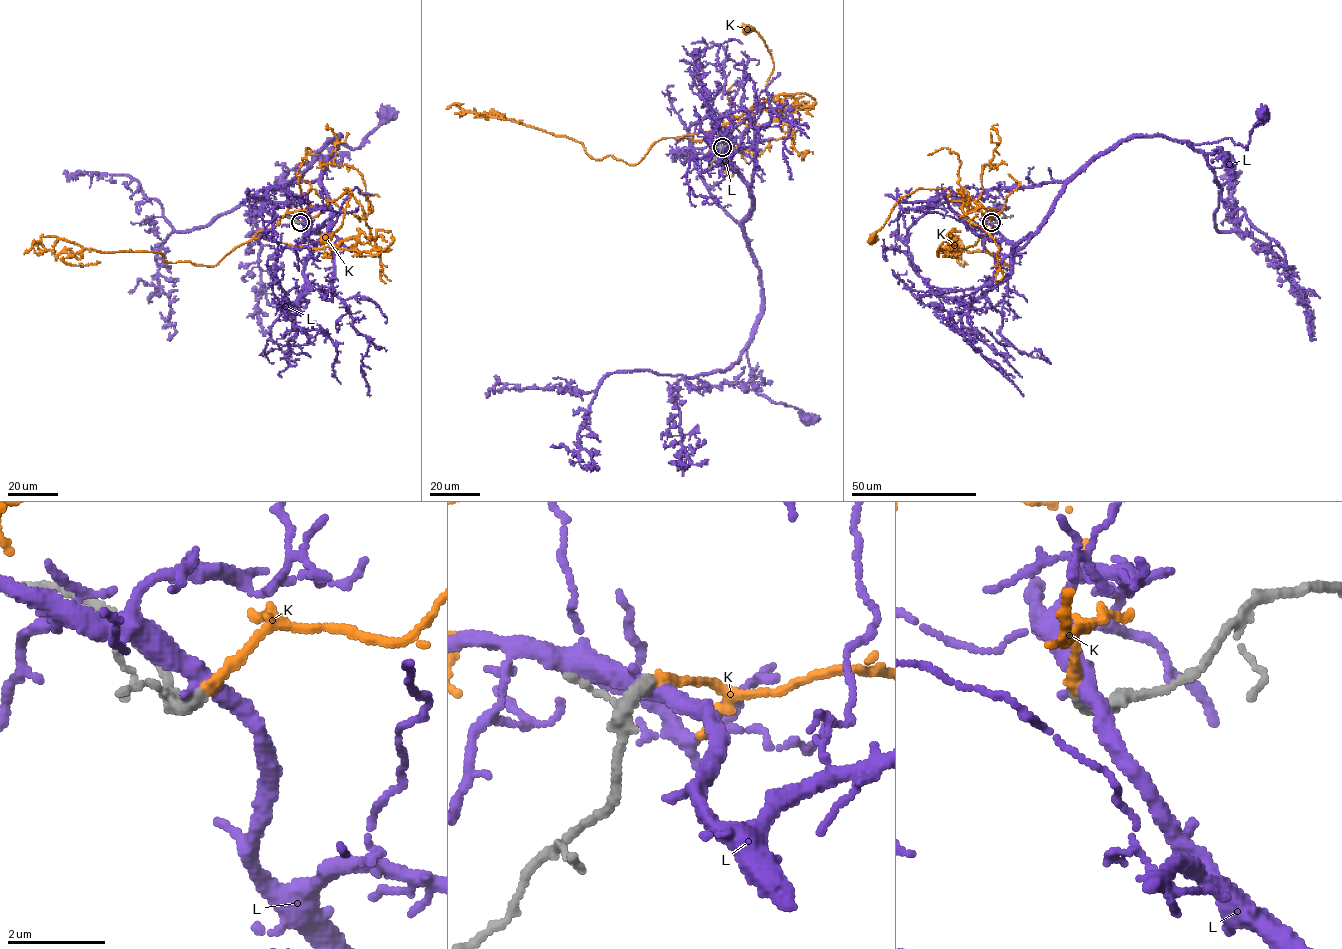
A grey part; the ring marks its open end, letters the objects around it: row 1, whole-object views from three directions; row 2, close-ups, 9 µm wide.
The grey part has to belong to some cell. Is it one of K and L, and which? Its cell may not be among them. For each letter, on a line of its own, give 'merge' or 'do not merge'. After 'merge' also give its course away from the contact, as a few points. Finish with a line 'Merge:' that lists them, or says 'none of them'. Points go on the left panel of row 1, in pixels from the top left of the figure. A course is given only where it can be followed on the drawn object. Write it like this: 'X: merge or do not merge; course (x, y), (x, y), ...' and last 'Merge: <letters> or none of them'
K: merge; course (300, 222), (320, 214), (329, 201), (338, 198), (347, 188), (351, 192), (342, 225), (323, 239)
L: do not merge
Merge: K

